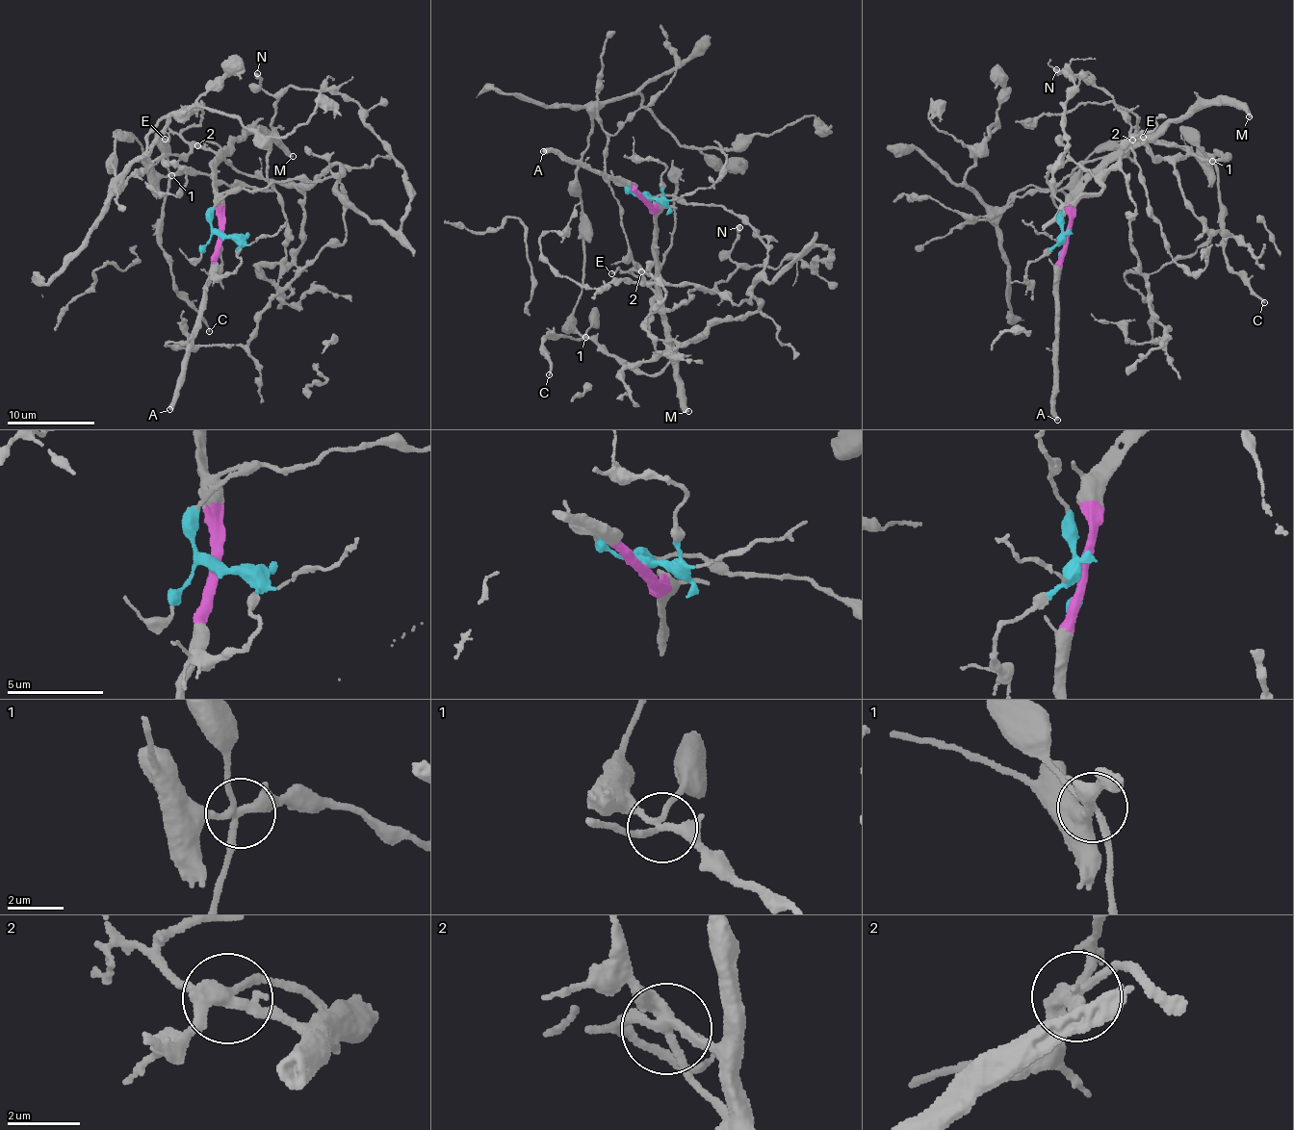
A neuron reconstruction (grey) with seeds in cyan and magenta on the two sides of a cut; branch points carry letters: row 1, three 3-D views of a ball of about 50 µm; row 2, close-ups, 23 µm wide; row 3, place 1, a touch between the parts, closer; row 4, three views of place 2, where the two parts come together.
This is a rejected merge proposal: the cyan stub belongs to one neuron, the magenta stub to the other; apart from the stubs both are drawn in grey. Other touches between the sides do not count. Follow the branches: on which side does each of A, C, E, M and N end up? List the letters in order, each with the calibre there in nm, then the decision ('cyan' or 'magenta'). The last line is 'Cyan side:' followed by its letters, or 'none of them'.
A: 420 nm | magenta
C: 170 nm | cyan
E: 160 nm | magenta
M: 260 nm | magenta
N: 380 nm | cyan
Cyan side: C, N

